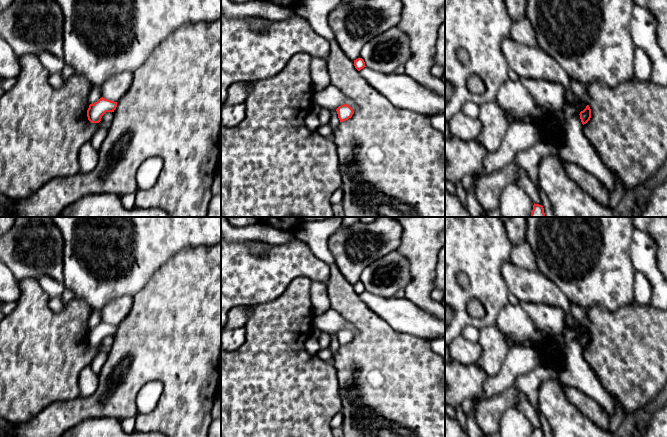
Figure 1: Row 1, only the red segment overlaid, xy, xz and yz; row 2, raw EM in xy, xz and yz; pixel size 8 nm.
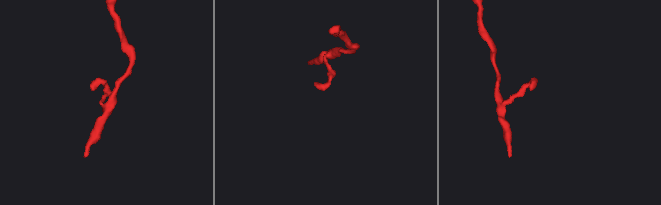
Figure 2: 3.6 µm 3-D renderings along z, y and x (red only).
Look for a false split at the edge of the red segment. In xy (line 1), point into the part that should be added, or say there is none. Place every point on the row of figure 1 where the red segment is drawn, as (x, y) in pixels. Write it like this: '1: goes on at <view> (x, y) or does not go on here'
1: does not go on here

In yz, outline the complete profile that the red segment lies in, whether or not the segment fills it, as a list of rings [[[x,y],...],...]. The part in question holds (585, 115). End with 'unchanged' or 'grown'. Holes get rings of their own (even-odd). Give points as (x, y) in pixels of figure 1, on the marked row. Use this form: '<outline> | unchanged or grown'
[[[589,105],[586,106],[586,108],[580,112],[580,119],[581,119],[581,122],[582,124],[586,124],[590,118],[591,118],[591,109],[589,107]]] | unchanged

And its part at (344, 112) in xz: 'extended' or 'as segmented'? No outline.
as segmented

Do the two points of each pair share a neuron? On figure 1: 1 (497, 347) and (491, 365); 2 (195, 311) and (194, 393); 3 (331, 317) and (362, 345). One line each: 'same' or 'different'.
1: same
2: same
3: different

